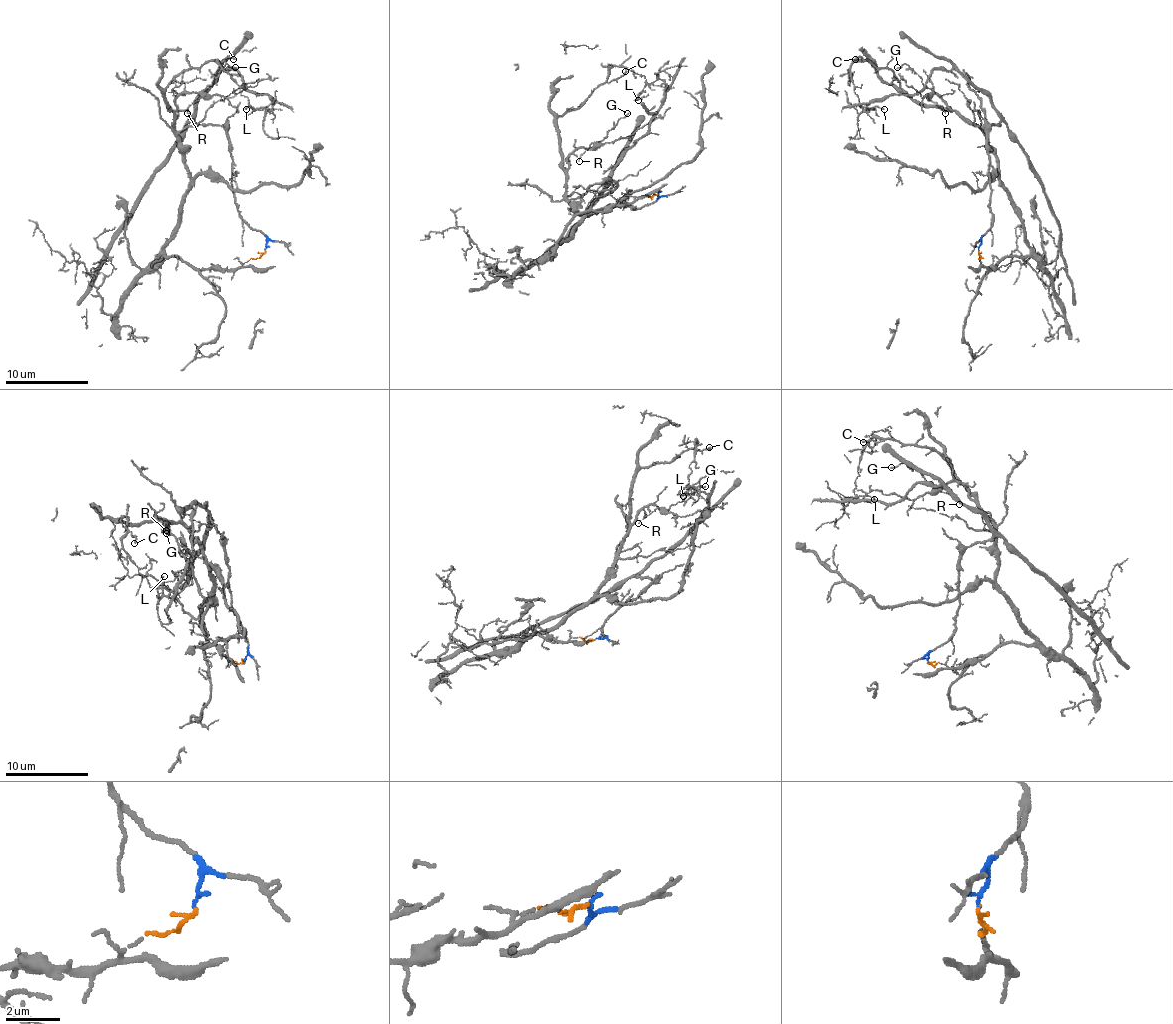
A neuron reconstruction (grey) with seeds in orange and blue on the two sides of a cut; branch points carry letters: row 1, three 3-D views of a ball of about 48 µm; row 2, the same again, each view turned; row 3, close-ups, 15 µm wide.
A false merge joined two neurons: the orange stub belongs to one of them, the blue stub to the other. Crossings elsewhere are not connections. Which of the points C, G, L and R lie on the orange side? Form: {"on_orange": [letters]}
{"on_orange": ["C", "G", "R"]}

